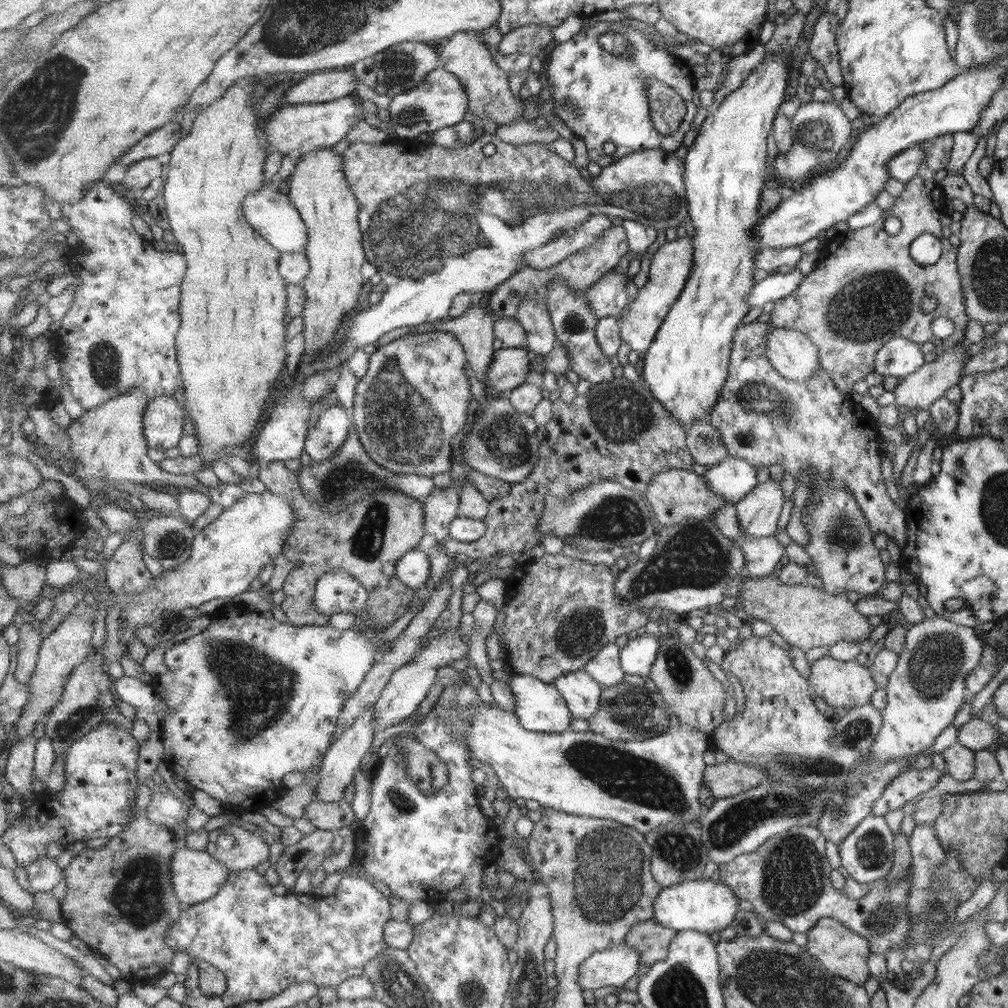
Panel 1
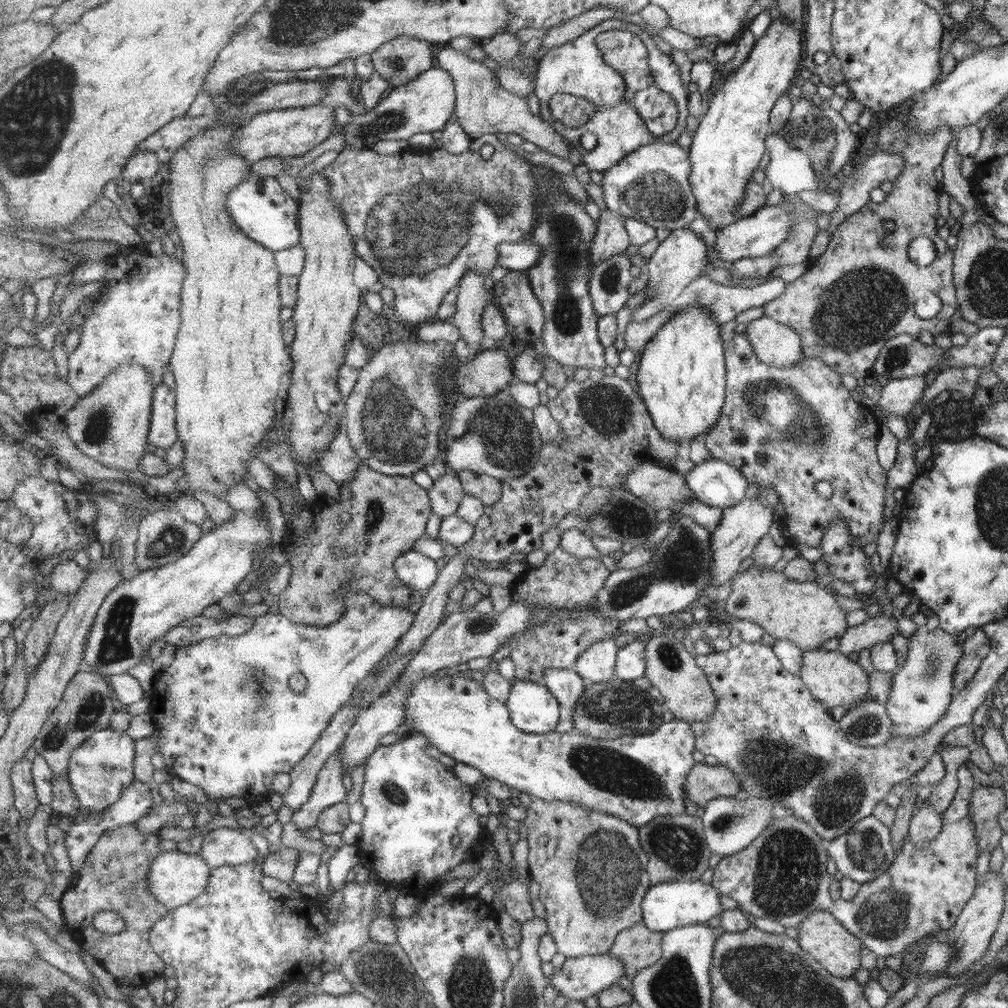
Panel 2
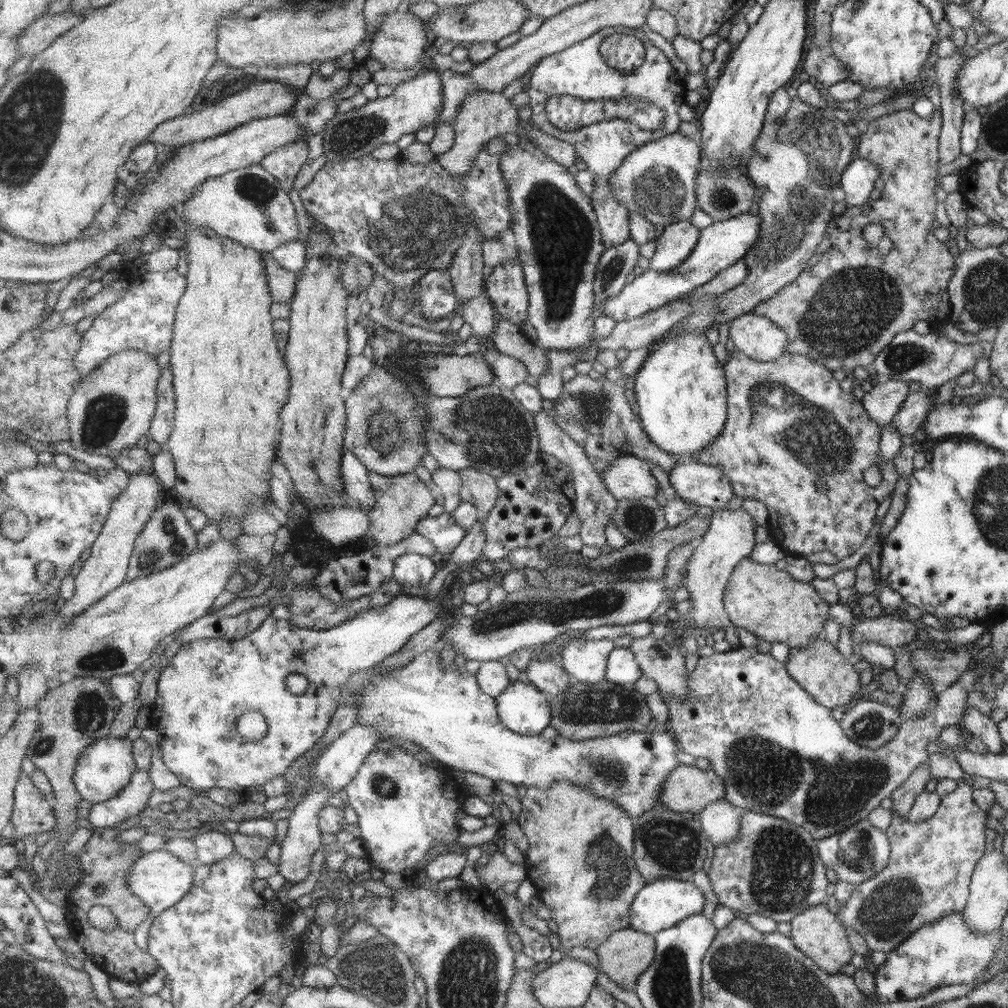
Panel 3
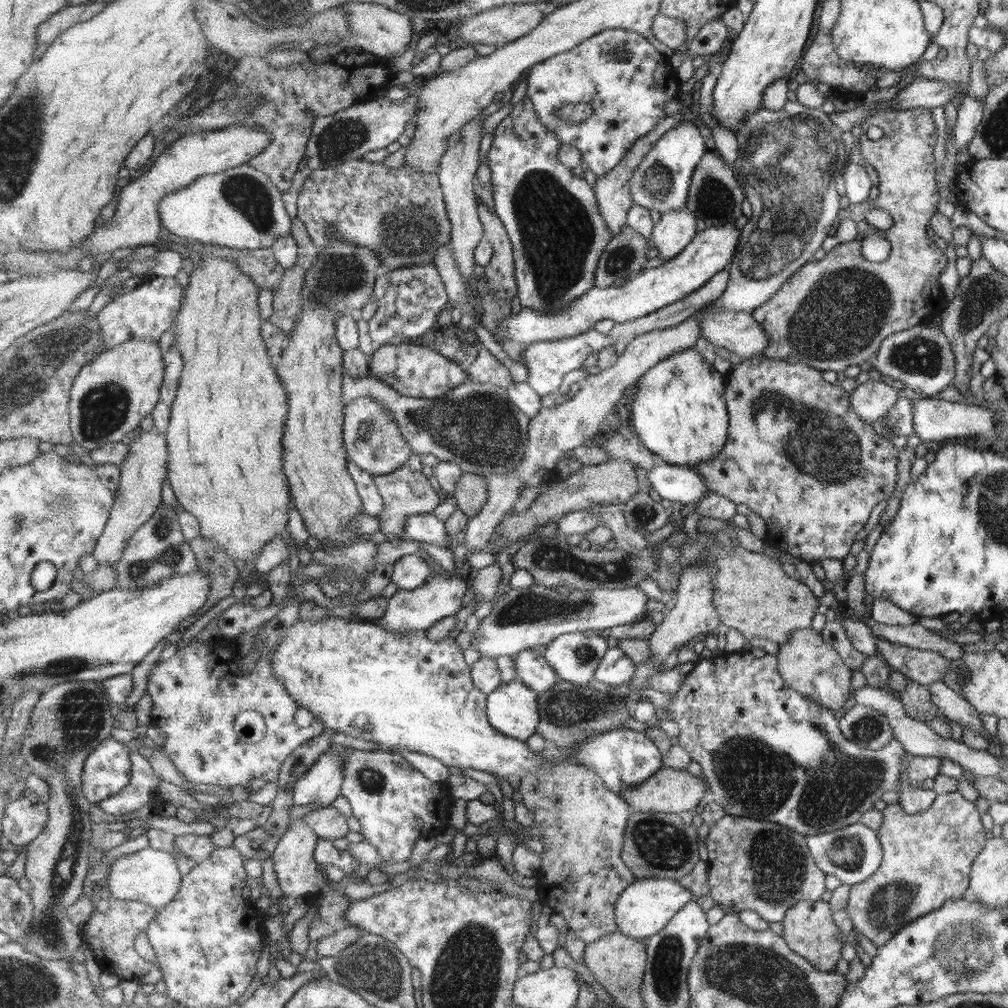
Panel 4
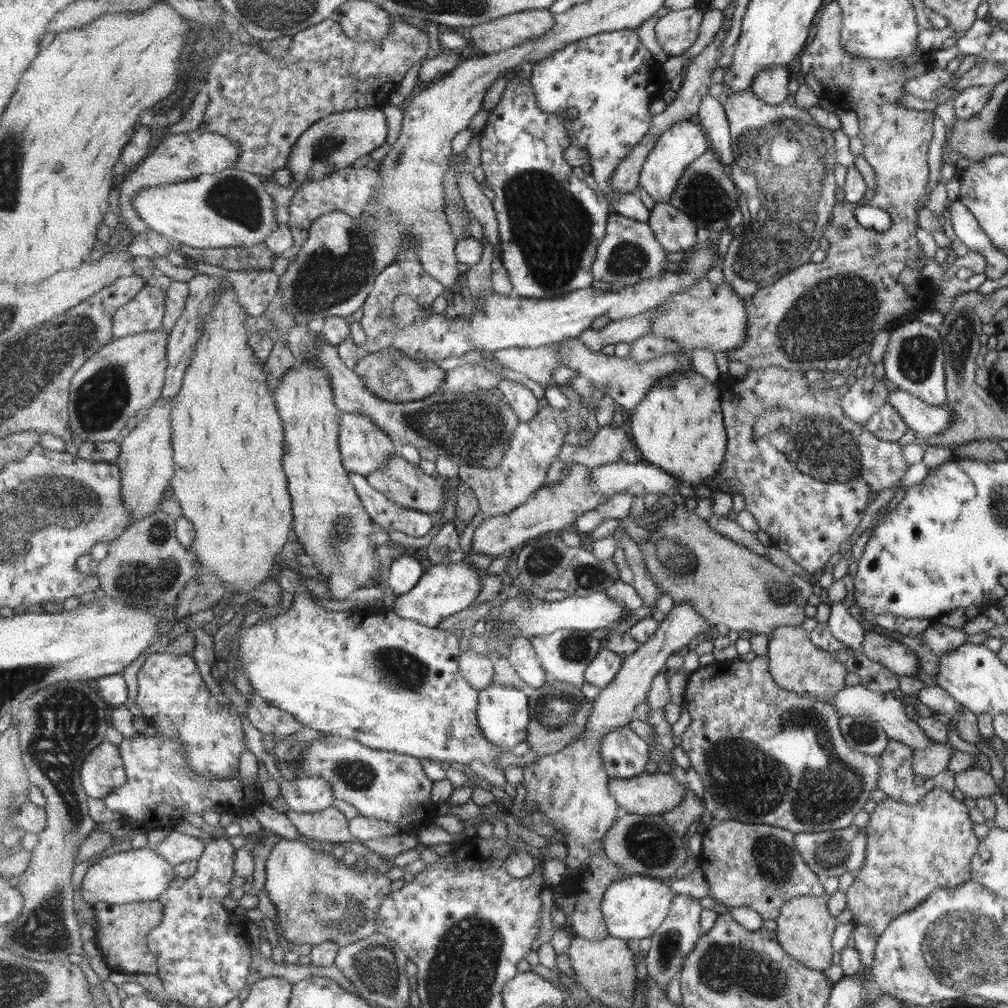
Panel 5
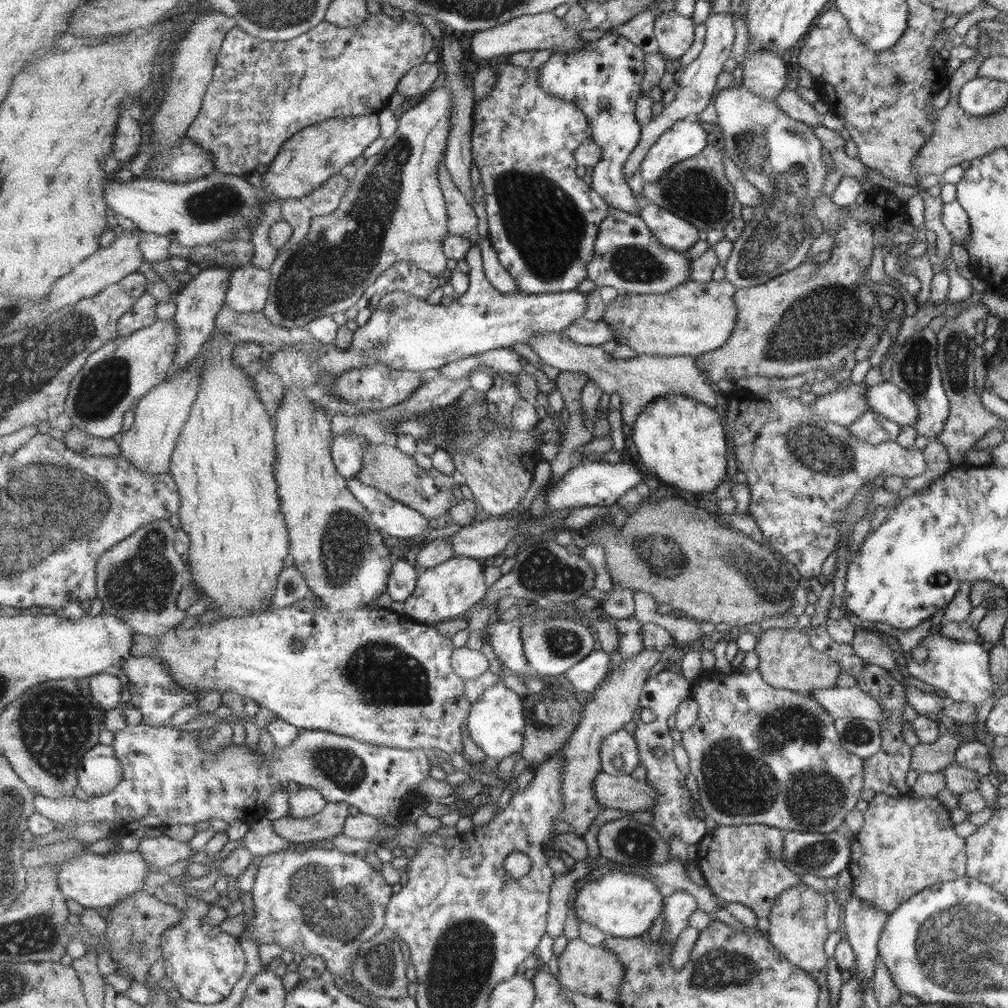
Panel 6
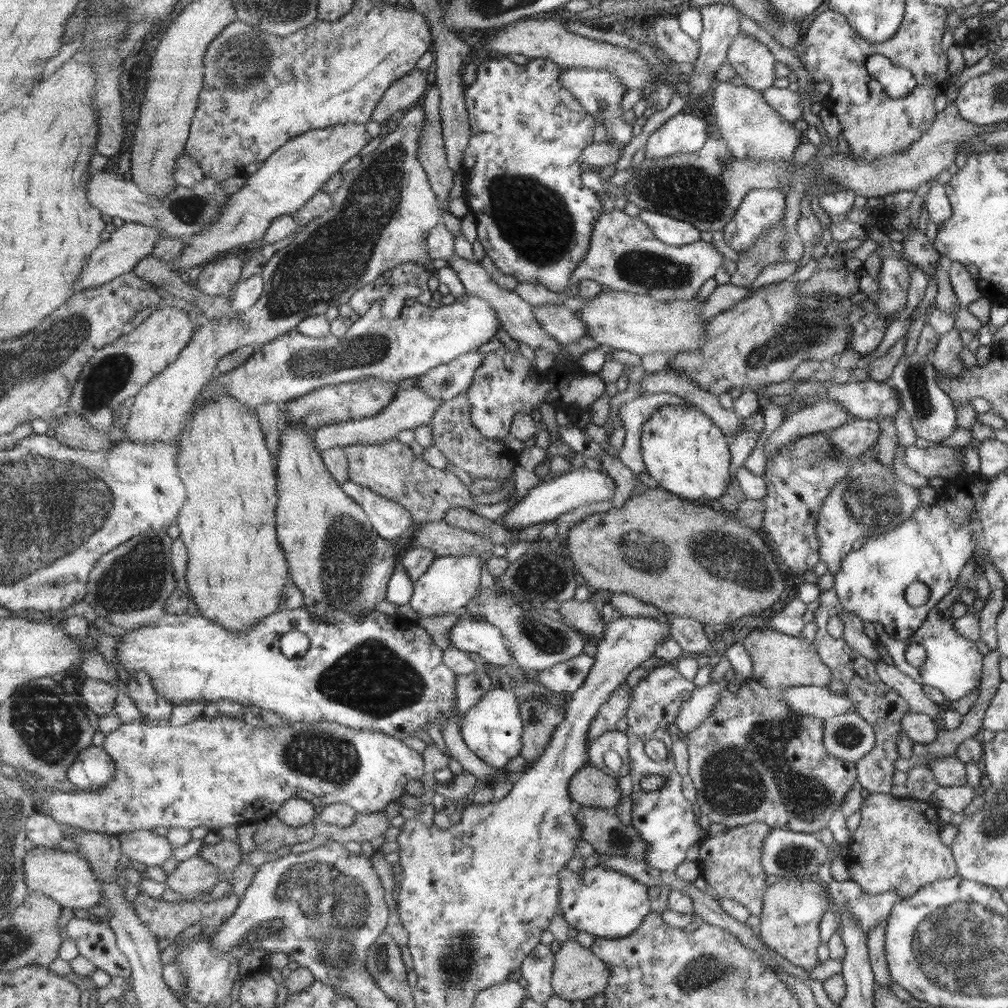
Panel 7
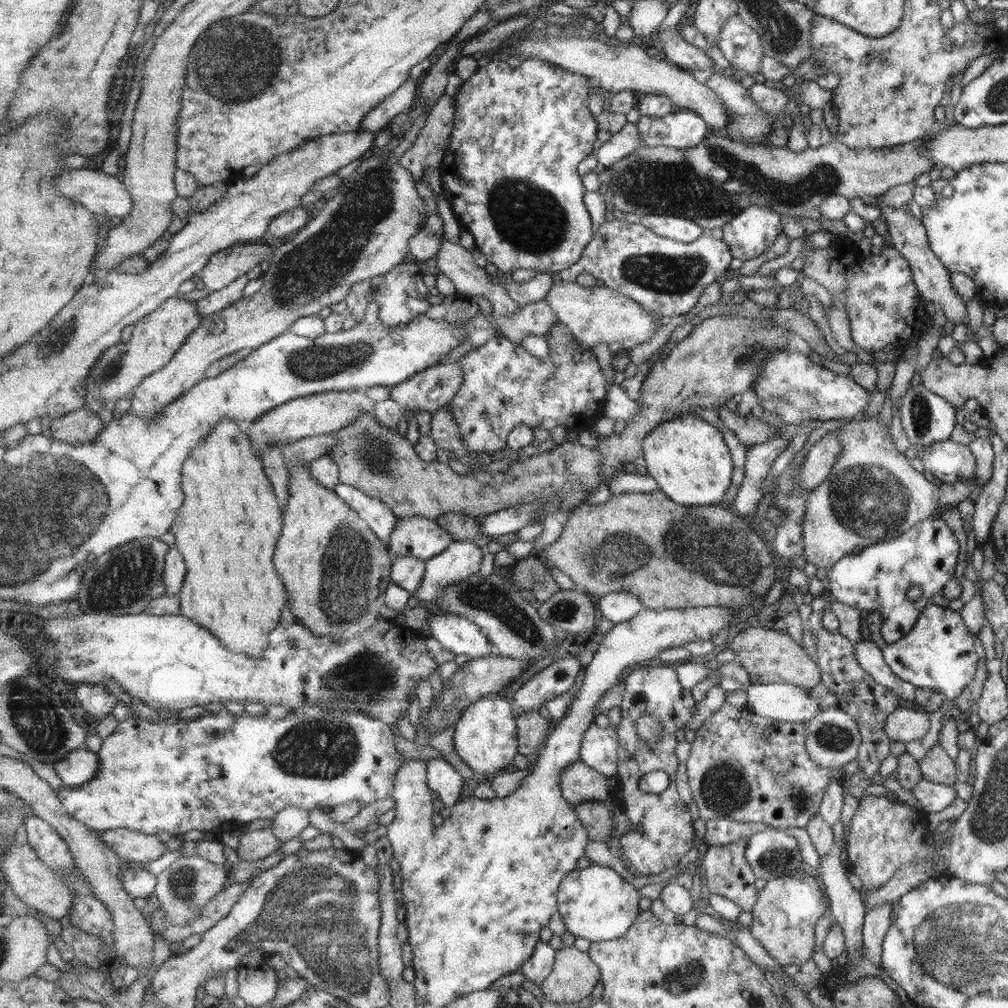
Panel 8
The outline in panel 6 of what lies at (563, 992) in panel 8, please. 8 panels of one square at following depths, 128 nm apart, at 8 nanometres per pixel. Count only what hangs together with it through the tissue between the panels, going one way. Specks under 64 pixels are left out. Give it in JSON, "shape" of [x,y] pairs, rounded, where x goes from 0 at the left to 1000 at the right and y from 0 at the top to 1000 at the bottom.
{"shape":[[[574,929],[564,933],[553,953],[555,959],[553,972],[560,980],[612,996],[615,994],[614,984],[621,974],[621,959],[610,943],[598,938],[588,938]]]}

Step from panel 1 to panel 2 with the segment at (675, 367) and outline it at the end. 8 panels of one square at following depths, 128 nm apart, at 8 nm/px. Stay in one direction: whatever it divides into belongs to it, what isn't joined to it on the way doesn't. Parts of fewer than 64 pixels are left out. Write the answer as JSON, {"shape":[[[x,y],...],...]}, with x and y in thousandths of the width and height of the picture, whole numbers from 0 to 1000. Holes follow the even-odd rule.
{"shape":[[[775,16],[765,21],[757,36],[747,42],[747,48],[741,60],[719,79],[715,89],[706,93],[702,106],[695,113],[693,126],[689,130],[683,150],[685,163],[688,166],[686,185],[692,198],[692,210],[699,214],[699,218],[705,222],[706,227],[729,218],[726,213],[739,194],[741,179],[753,177],[752,165],[759,151],[760,135],[764,131],[763,109],[766,103],[769,103],[769,99],[783,88],[783,82],[786,81],[794,59],[795,39],[792,31],[792,23],[790,25],[783,23]],[[688,301],[670,311],[640,344],[636,352],[631,383],[641,397],[643,407],[651,420],[651,425],[659,435],[675,438],[675,436],[687,437],[704,427],[718,399],[719,365],[717,365],[717,339],[713,335],[715,325],[707,316],[705,309],[697,301]]]}

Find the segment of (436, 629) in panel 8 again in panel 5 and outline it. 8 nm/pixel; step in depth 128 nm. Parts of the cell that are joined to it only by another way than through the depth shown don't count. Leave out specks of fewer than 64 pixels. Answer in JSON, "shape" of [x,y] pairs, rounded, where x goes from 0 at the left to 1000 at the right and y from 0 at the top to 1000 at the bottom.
{"shape":[[[514,634],[505,642],[504,655],[514,671],[522,678],[524,685],[537,683],[543,679],[544,667],[537,660],[533,645],[524,634]]]}

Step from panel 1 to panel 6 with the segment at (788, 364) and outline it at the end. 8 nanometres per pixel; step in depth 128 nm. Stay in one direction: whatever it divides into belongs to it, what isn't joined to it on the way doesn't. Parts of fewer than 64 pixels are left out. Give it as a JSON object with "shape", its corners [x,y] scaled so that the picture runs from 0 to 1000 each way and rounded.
{"shape":[[[719,277],[693,280],[684,279],[658,292],[615,291],[606,304],[600,308],[598,317],[608,322],[612,328],[612,337],[616,341],[627,344],[632,351],[688,353],[695,356],[698,350],[703,350],[716,343],[724,335],[725,327],[729,323],[731,303],[727,299],[731,286]]]}

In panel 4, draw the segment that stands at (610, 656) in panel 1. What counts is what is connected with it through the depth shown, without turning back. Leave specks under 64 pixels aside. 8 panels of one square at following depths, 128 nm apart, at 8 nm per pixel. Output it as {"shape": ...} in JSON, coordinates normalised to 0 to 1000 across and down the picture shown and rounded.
{"shape":[[[570,627],[559,629],[551,637],[541,641],[538,649],[551,662],[557,674],[582,680],[582,677],[590,673],[602,645],[604,637],[596,630]]]}

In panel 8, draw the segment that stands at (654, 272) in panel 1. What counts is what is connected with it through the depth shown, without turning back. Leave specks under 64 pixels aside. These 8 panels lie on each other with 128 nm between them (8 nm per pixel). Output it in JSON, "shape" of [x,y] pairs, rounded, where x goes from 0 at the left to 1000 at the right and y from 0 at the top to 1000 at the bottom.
{"shape":[[[645,212],[636,215],[636,221],[645,225],[654,234],[660,236],[668,236],[672,240],[684,242],[695,236],[697,225],[682,216],[674,216],[671,214],[656,214],[654,212]]]}

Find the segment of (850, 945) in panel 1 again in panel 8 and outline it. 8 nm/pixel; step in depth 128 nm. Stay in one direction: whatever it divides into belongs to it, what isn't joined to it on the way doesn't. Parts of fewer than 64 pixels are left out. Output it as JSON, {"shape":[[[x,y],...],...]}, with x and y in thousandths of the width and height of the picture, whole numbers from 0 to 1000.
{"shape":[[[788,863],[786,868],[780,868],[761,874],[761,877],[752,884],[751,895],[749,895],[748,902],[745,903],[747,914],[742,919],[745,924],[745,929],[749,931],[755,939],[763,945],[764,949],[771,951],[774,957],[790,956],[795,958],[797,954],[808,950],[807,937],[808,937],[808,917],[815,910],[818,904],[818,888],[817,885],[813,885],[809,881],[809,877],[803,873],[799,873],[796,865],[792,864],[792,869],[789,869]]]}

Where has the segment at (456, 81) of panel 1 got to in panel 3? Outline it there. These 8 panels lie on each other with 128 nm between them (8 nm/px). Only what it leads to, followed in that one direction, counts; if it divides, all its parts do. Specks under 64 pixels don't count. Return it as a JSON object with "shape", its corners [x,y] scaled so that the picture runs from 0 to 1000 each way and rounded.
{"shape":[[[434,69],[417,72],[407,80],[396,82],[383,96],[374,96],[355,108],[332,115],[320,131],[320,155],[327,161],[368,154],[372,147],[382,142],[396,141],[402,133],[431,123],[441,105],[439,78]]]}

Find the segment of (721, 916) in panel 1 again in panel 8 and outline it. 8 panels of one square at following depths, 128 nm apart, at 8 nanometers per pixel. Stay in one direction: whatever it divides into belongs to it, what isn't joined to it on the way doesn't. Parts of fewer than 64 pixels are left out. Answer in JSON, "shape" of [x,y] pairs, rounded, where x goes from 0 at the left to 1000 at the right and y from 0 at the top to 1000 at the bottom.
{"shape":[[[588,856],[582,861],[568,863],[558,874],[554,885],[555,907],[562,922],[571,930],[596,935],[616,931],[630,917],[636,904],[636,885],[616,867]]]}

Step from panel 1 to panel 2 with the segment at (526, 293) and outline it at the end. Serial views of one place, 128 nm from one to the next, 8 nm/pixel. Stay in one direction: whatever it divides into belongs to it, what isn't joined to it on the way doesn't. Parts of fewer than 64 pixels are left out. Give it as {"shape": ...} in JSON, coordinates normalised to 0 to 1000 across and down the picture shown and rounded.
{"shape":[[[605,207],[596,208],[593,230],[586,241],[586,266],[598,262],[600,258],[627,249],[627,240],[621,220],[608,214]]]}

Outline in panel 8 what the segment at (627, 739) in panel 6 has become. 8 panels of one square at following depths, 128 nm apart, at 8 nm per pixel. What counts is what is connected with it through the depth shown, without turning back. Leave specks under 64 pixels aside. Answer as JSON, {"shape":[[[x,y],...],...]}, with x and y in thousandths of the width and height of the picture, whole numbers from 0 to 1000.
{"shape":[[[589,716],[580,726],[576,740],[576,754],[603,771],[614,766],[614,729],[608,720],[598,722]]]}

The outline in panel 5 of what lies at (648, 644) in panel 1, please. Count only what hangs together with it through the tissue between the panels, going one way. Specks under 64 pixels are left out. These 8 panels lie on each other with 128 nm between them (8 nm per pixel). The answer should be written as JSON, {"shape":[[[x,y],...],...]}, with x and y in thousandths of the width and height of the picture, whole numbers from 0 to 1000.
{"shape":[[[604,643],[596,644],[594,651],[582,663],[580,675],[594,684],[602,683],[612,667],[618,663],[620,653],[620,650],[615,650]]]}

